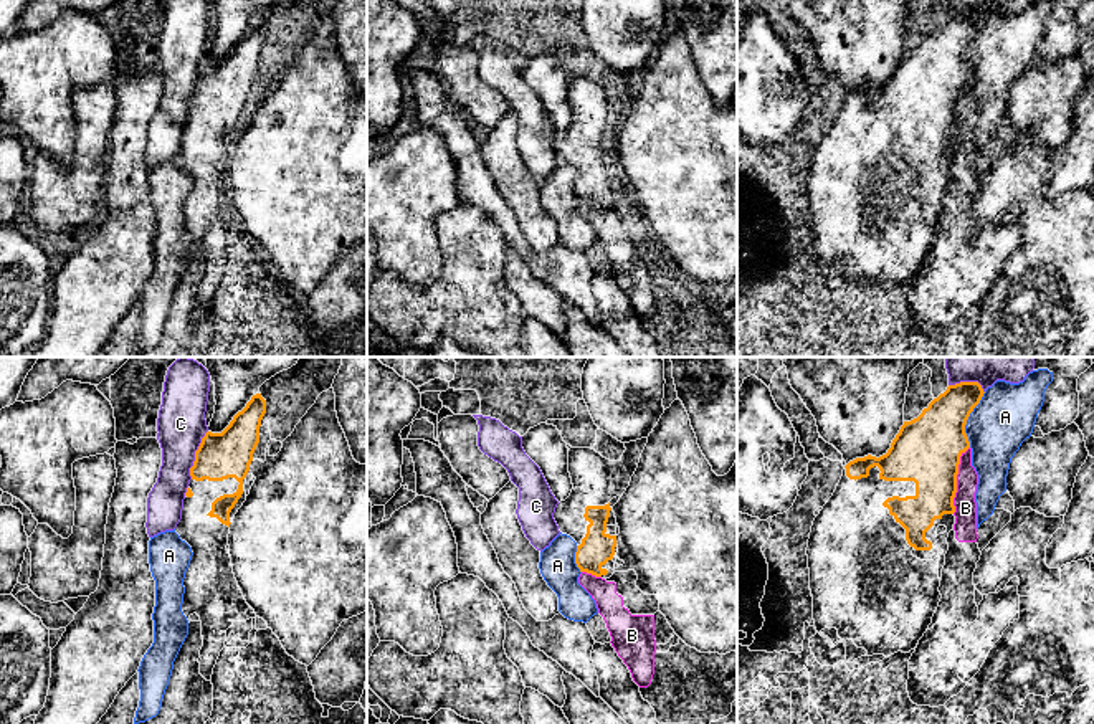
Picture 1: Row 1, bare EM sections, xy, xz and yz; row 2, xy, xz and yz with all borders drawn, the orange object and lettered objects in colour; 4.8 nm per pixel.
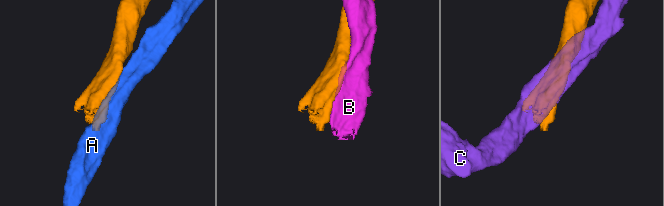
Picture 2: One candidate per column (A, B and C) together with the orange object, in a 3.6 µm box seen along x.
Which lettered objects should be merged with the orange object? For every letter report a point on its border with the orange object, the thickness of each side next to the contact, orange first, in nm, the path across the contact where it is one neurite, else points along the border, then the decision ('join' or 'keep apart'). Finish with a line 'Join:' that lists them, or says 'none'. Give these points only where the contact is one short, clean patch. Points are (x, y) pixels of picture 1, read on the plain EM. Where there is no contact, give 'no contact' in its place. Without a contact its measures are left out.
A: yz (967, 48) | 320/300 nm | keep apart
B: yz (956, 109) | 320/110 nm | keep apart
C: xy (195, 85) | 220/240 nm | keep apart
Join: none

